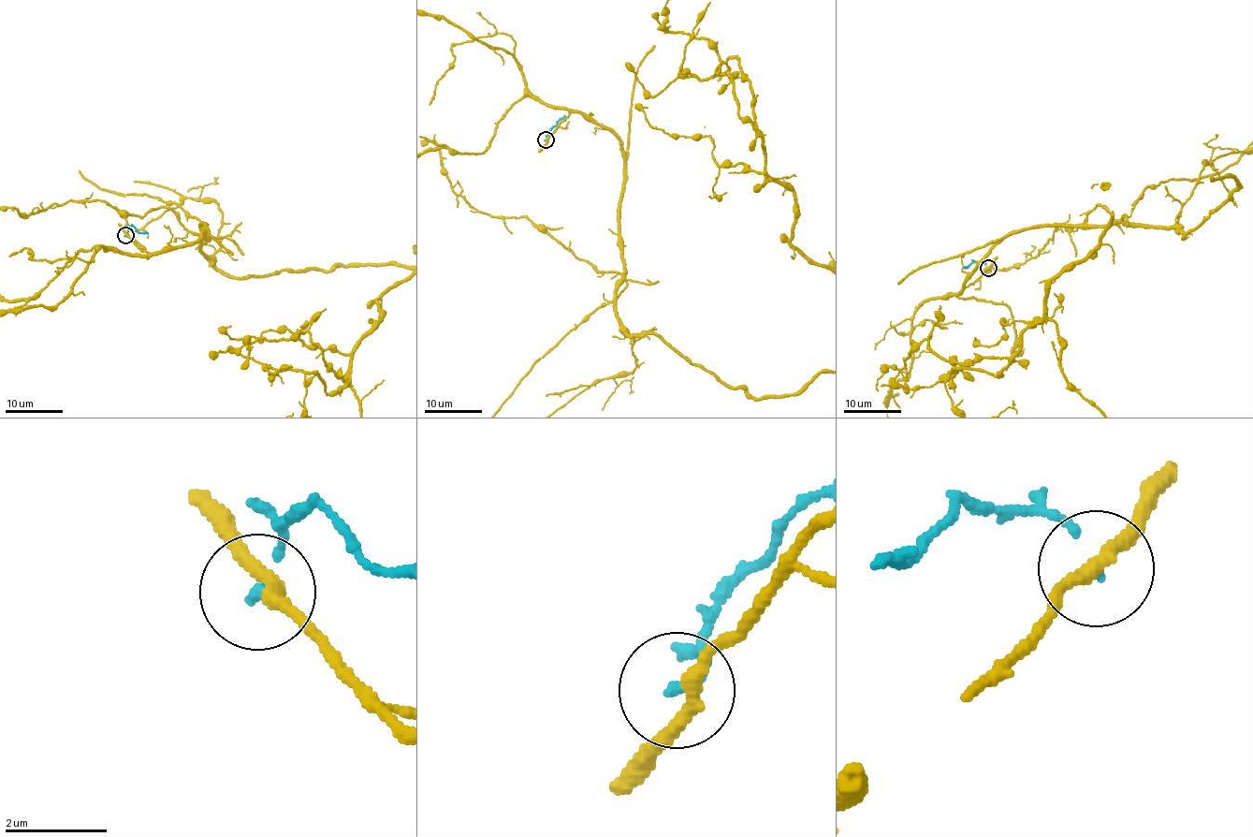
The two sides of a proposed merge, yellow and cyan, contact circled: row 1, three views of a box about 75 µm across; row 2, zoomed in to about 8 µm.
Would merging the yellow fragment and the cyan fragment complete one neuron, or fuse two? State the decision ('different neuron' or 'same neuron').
different neuron

